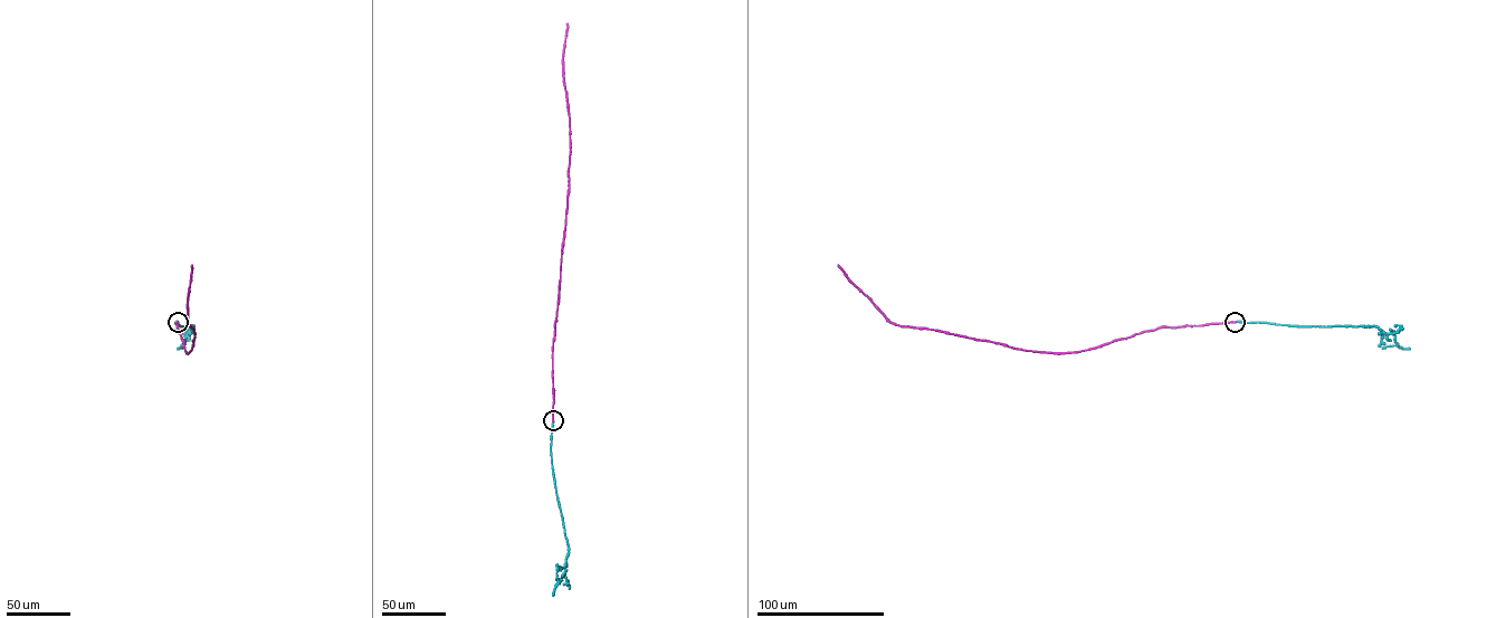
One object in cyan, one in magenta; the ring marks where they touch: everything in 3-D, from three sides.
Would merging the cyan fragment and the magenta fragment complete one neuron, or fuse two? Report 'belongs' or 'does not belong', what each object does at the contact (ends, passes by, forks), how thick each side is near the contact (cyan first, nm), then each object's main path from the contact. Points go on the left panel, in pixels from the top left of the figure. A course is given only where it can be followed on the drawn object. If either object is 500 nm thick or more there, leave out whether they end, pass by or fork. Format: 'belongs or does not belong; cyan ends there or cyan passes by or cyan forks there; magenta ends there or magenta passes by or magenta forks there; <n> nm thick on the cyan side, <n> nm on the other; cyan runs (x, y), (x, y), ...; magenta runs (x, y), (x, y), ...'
belongs; cyan ends there; magenta ends there; 240 nm thick on the cyan side, 300 nm on the other; cyan runs (177, 322), (180, 326), (193, 326), (190, 333), (184, 334), (184, 343), (178, 348); magenta runs (177, 322), (188, 353), (194, 336), (188, 323), (187, 304), (192, 265)

